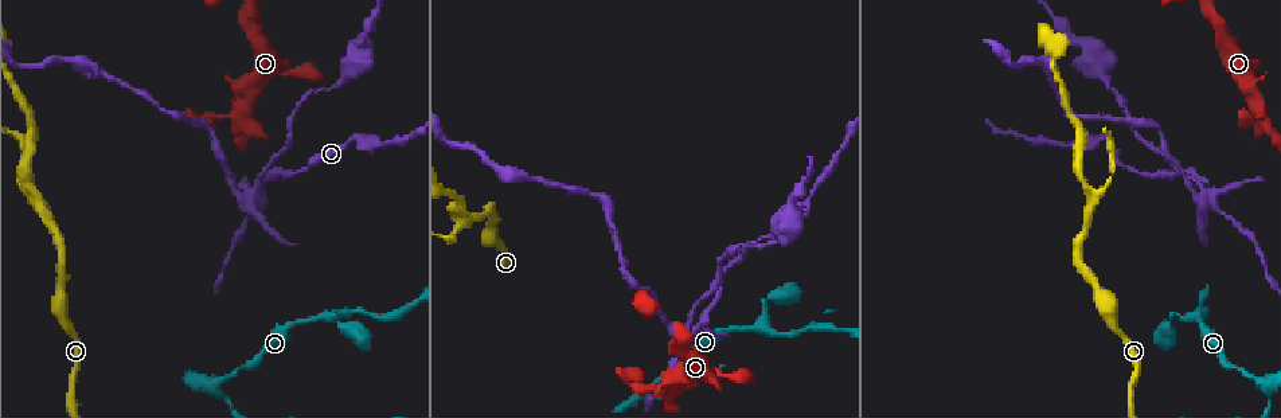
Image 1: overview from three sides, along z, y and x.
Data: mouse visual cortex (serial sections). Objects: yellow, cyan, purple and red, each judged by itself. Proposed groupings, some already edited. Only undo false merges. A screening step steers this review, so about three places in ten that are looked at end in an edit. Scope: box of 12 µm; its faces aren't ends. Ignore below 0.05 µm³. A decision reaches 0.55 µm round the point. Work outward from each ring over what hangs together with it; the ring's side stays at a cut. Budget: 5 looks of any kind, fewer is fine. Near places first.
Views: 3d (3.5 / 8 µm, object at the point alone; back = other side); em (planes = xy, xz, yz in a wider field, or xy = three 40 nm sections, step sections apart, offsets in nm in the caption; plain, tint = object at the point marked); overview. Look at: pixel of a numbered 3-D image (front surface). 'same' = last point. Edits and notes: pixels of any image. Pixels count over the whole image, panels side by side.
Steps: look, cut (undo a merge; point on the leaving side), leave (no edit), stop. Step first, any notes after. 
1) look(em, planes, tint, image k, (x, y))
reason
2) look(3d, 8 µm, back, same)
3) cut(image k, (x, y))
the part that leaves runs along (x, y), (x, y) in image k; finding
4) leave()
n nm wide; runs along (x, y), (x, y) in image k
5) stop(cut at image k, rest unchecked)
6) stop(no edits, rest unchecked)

look(3d, 3.5 µm, back, image 1, (250, 199))

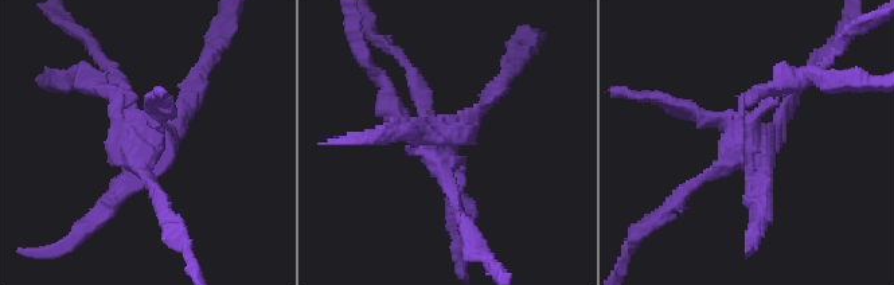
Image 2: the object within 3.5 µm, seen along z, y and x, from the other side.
look(em, xy, step 3, tint, image 2, (451, 139))
now the EM

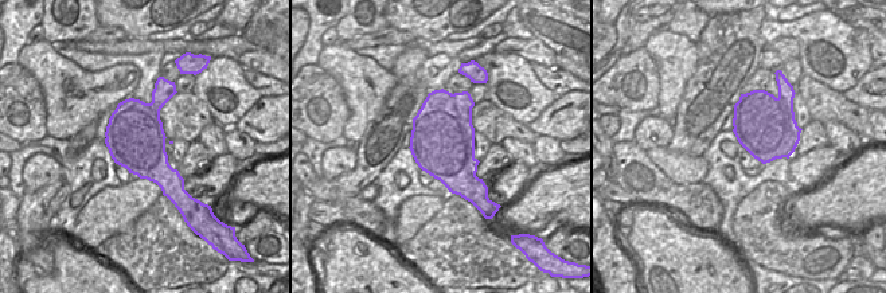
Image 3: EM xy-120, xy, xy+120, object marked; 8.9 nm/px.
cut(image 2, (468, 121))
two cells meet here

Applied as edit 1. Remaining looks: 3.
look(overview)
see it whole again

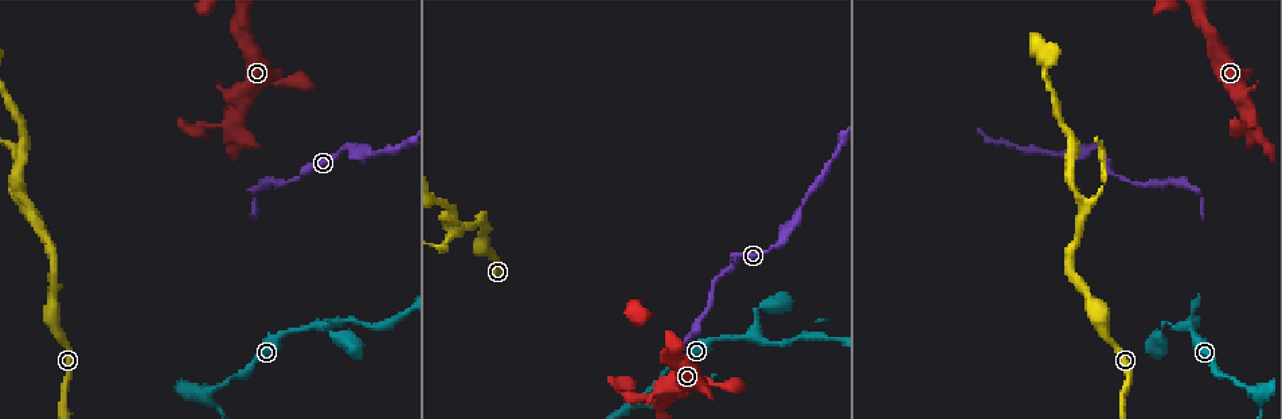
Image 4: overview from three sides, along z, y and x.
look(3d, 3.5 µm, image 4, (724, 387))
thick turns thin

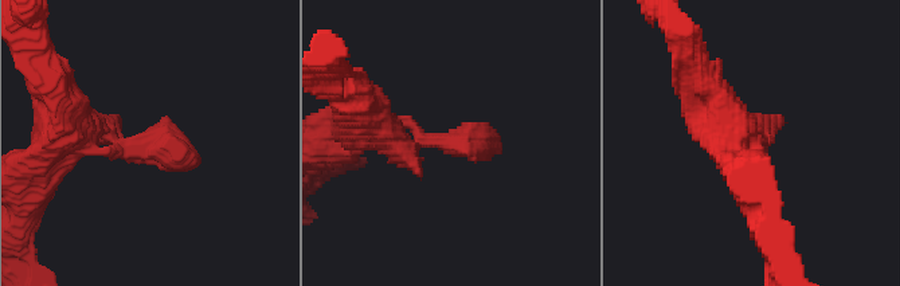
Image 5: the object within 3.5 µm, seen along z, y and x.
look(em, xy, step 1, tint, image 5, (452, 143))

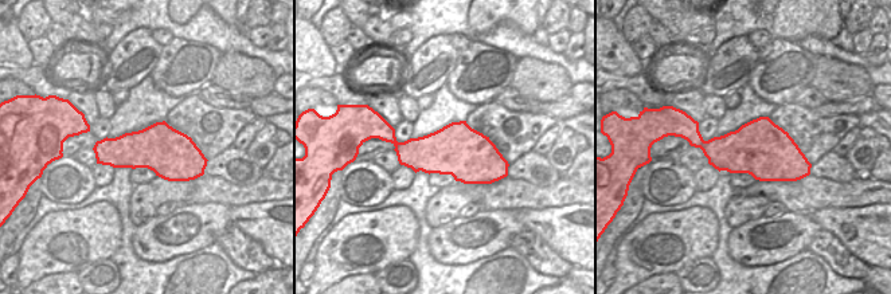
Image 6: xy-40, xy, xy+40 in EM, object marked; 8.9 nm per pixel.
leave()
runs along (61, 126), (200, 163) in image 5; all the same cell

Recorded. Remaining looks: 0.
stop(cut at image 2, rest unchecked)

